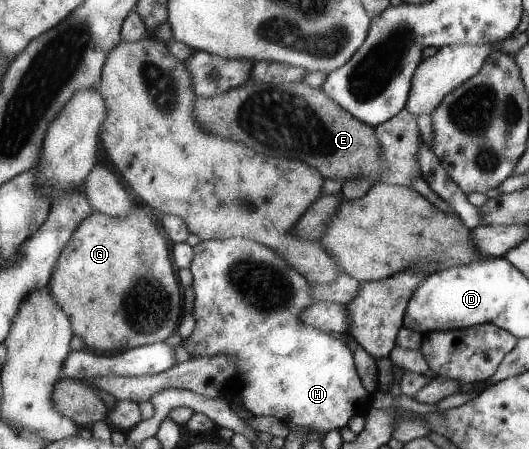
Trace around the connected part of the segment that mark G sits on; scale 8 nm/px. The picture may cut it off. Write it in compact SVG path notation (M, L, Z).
M134 204L124 218L93 210L81 219L49 286L73 318L73 330L83 336L85 349L101 355L165 340L184 314L167 242L143 208Z

